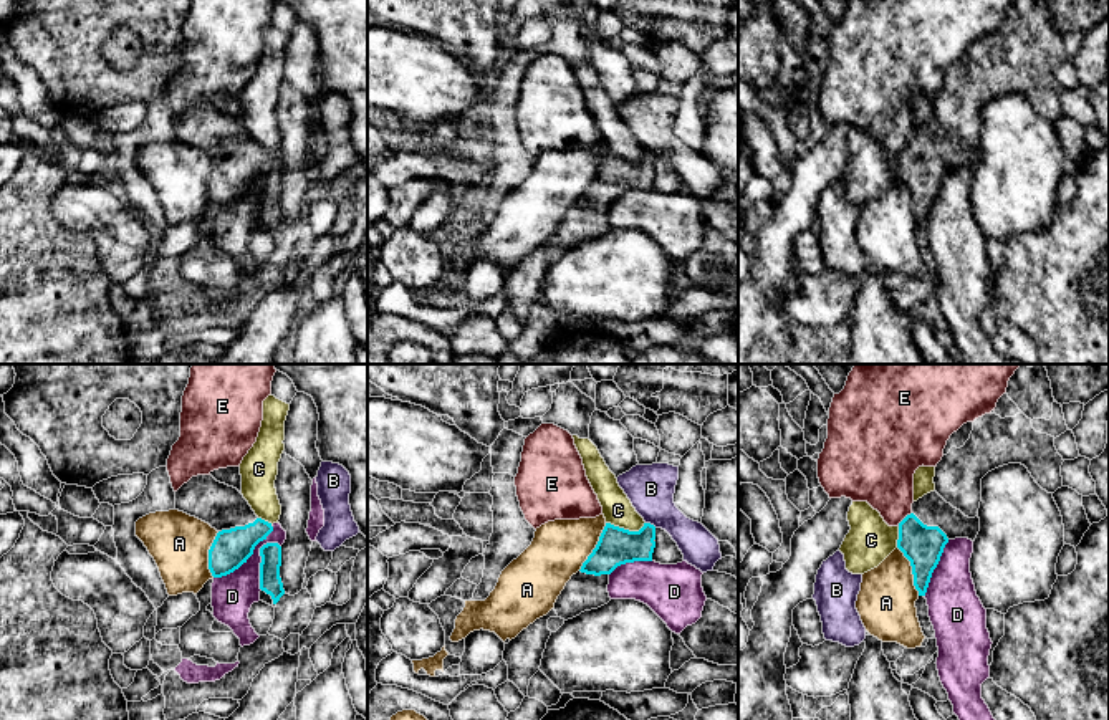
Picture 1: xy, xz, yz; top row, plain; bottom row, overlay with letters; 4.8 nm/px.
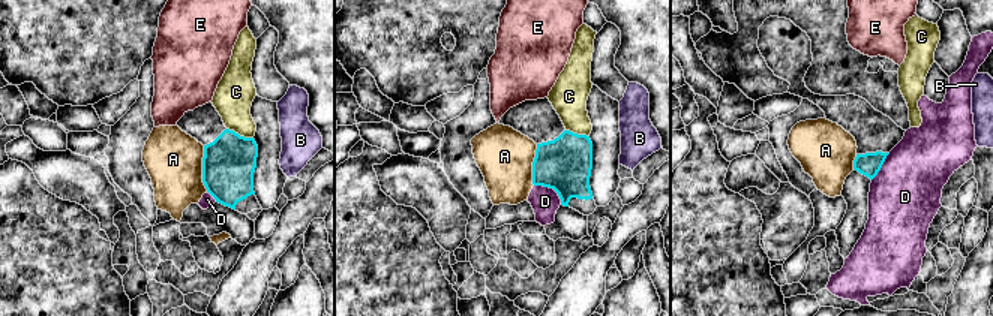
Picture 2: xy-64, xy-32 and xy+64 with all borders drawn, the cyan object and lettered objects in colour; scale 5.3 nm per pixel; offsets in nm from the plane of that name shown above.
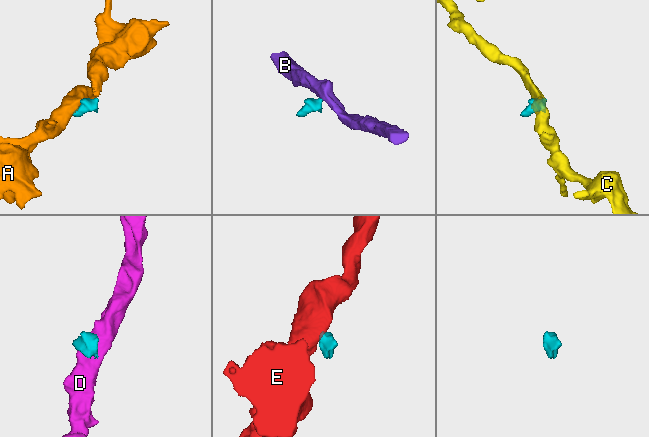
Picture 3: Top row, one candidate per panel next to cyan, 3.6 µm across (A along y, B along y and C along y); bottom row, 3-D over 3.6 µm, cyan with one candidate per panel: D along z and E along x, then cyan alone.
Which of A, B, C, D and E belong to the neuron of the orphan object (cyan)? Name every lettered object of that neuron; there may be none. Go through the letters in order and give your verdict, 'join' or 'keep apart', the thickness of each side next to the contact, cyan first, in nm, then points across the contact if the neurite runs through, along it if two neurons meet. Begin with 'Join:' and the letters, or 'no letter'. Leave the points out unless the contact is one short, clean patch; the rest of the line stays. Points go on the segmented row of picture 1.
Join: no letter
A: keep apart | 200/280 nm | along yz (897, 547), (909, 561), (912, 585), (919, 595)
B: keep apart | 180/220 nm | along xz (646, 522), (656, 527)
C: keep apart | 180/150 nm | along xz (606, 522), (629, 530), (639, 530), (644, 525)
D: keep apart | 190/200 nm | along xy (273, 527), (237, 568), (214, 578)
E: keep apart | 200/300 nm | along yz (911, 512), (897, 525)

